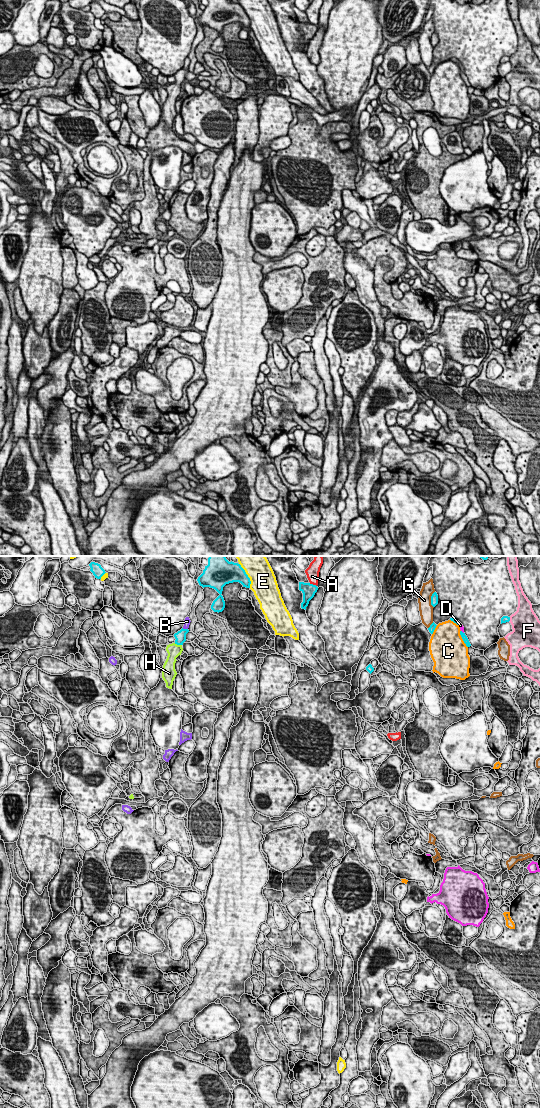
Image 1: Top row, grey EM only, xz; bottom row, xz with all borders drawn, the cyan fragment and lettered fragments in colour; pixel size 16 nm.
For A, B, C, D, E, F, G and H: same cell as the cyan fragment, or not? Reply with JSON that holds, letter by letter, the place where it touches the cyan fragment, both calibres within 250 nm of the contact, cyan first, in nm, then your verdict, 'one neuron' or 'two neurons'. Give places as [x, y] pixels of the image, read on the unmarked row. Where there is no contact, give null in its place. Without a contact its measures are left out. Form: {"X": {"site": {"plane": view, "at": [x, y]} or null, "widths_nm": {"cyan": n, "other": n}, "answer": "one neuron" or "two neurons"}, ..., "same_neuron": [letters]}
{"A": {"site": {"plane": "xz", "at": [312, 24]}, "widths_nm": {"cyan": 220, "other": 220}, "answer": "two neurons"}, "B": {"site": {"plane": "xz", "at": [185, 69]}, "widths_nm": {"cyan": 180, "other": 100}, "answer": "two neurons"}, "C": {"site": {"plane": "xz", "at": [462, 78]}, "widths_nm": {"cyan": 90, "other": 480}, "answer": "two neurons"}, "D": {"site": {"plane": "xz", "at": [458, 63]}, "widths_nm": {"cyan": 70, "other": 60}, "answer": "two neurons"}, "E": {"site": {"plane": "xz", "at": [247, 15]}, "widths_nm": {"cyan": 320, "other": 400}, "answer": "two neurons"}, "F": {"site": {"plane": "xz", "at": [509, 59]}, "widths_nm": {"cyan": 120, "other": 420}, "answer": "two neurons"}, "G": {"site": {"plane": "xz", "at": [431, 39]}, "widths_nm": {"cyan": 130, "other": 220}, "answer": "two neurons"}, "H": {"site": {"plane": "xz", "at": [178, 84]}, "widths_nm": {"cyan": 180, "other": 220}, "answer": "one neuron"}, "same_neuron": ["H"]}

